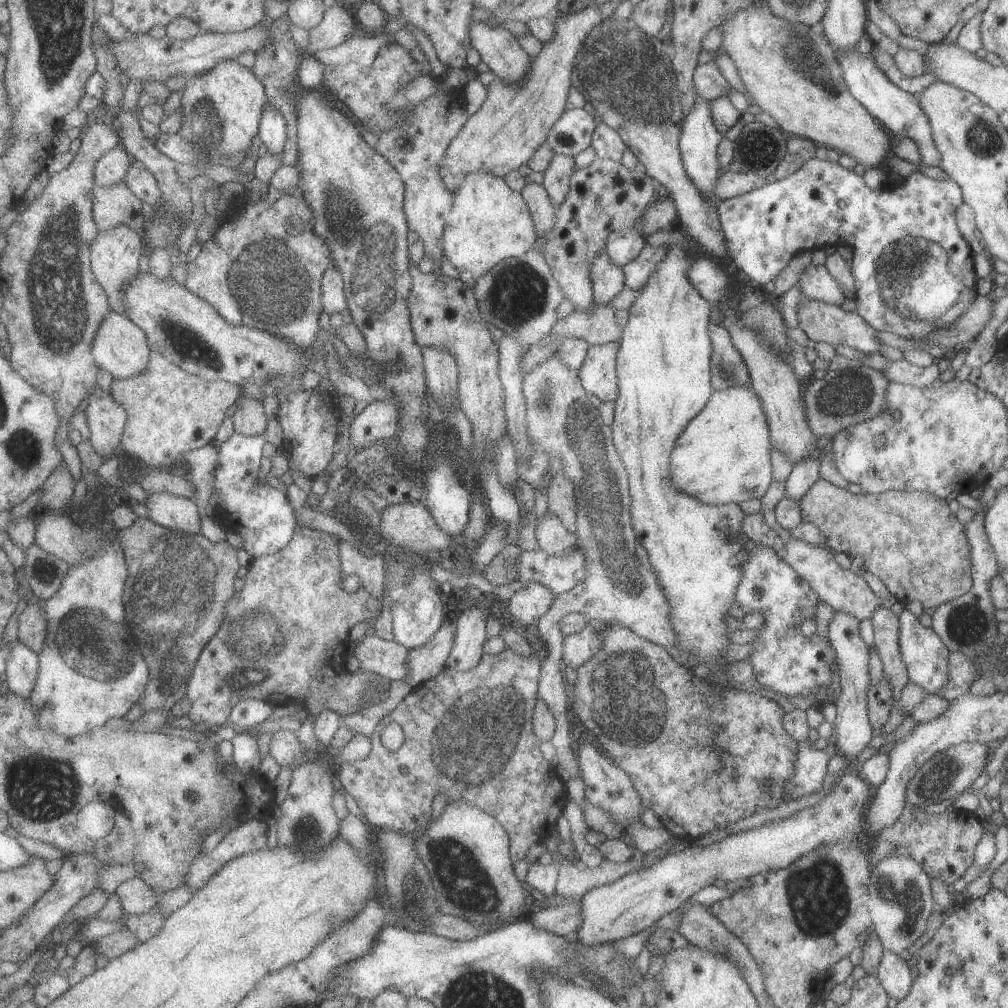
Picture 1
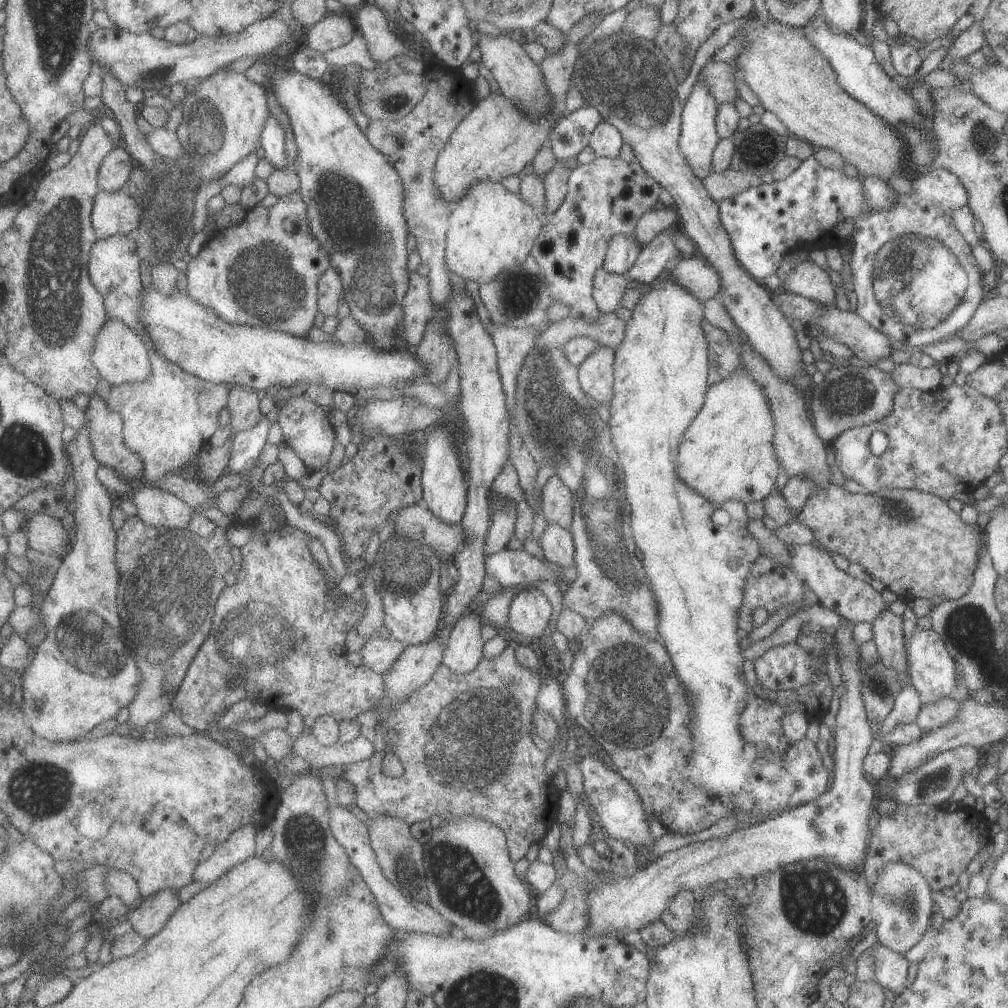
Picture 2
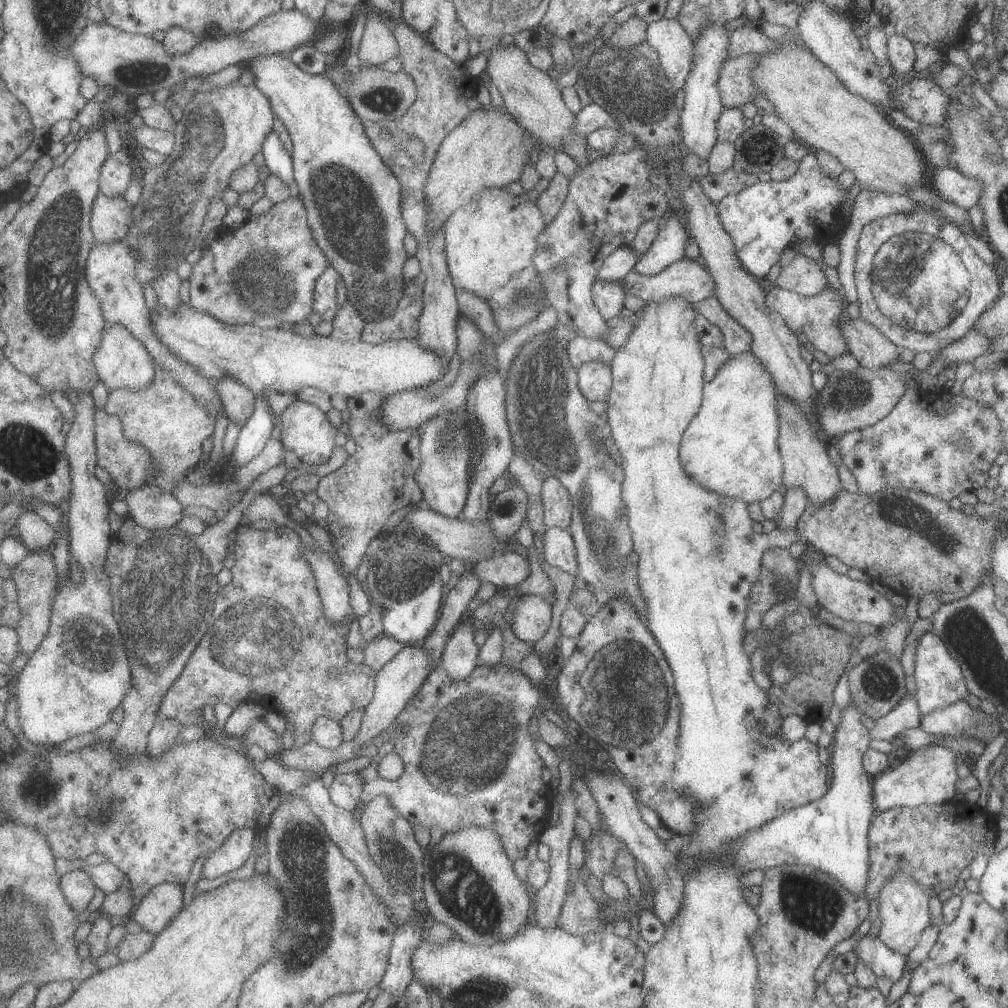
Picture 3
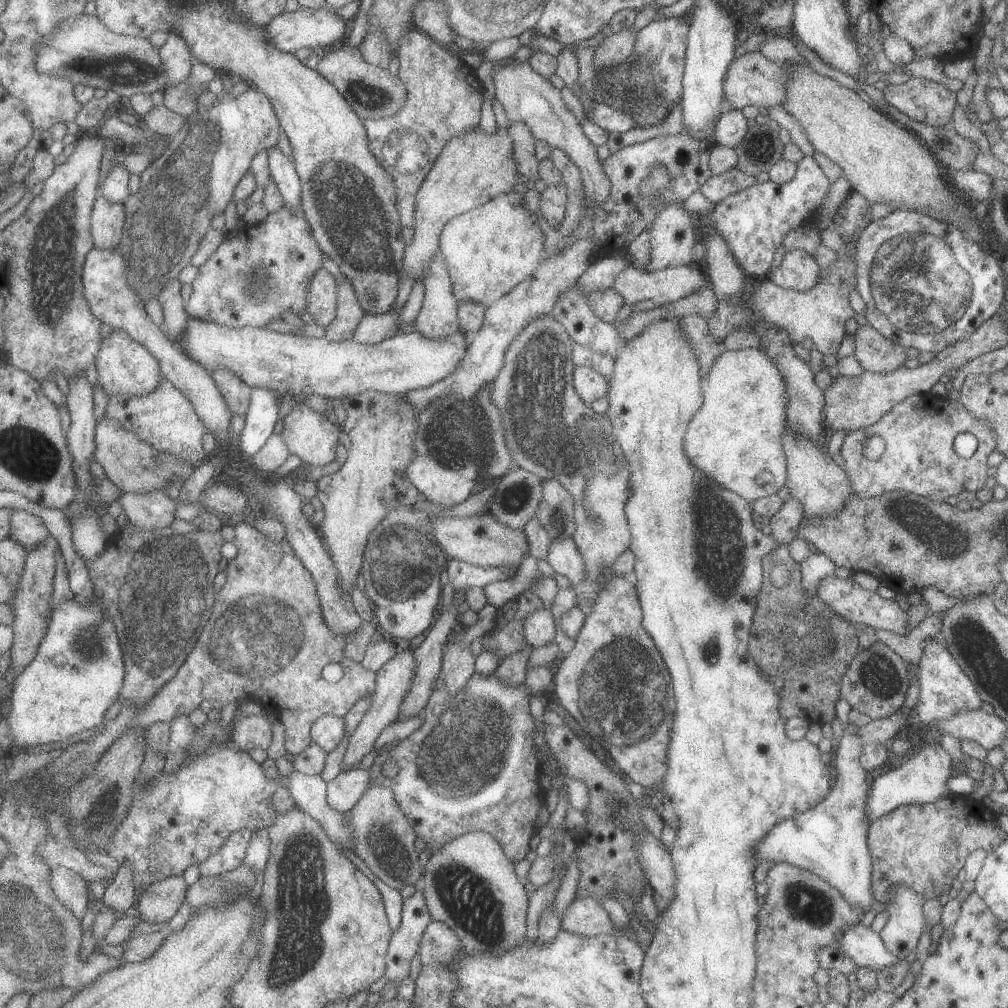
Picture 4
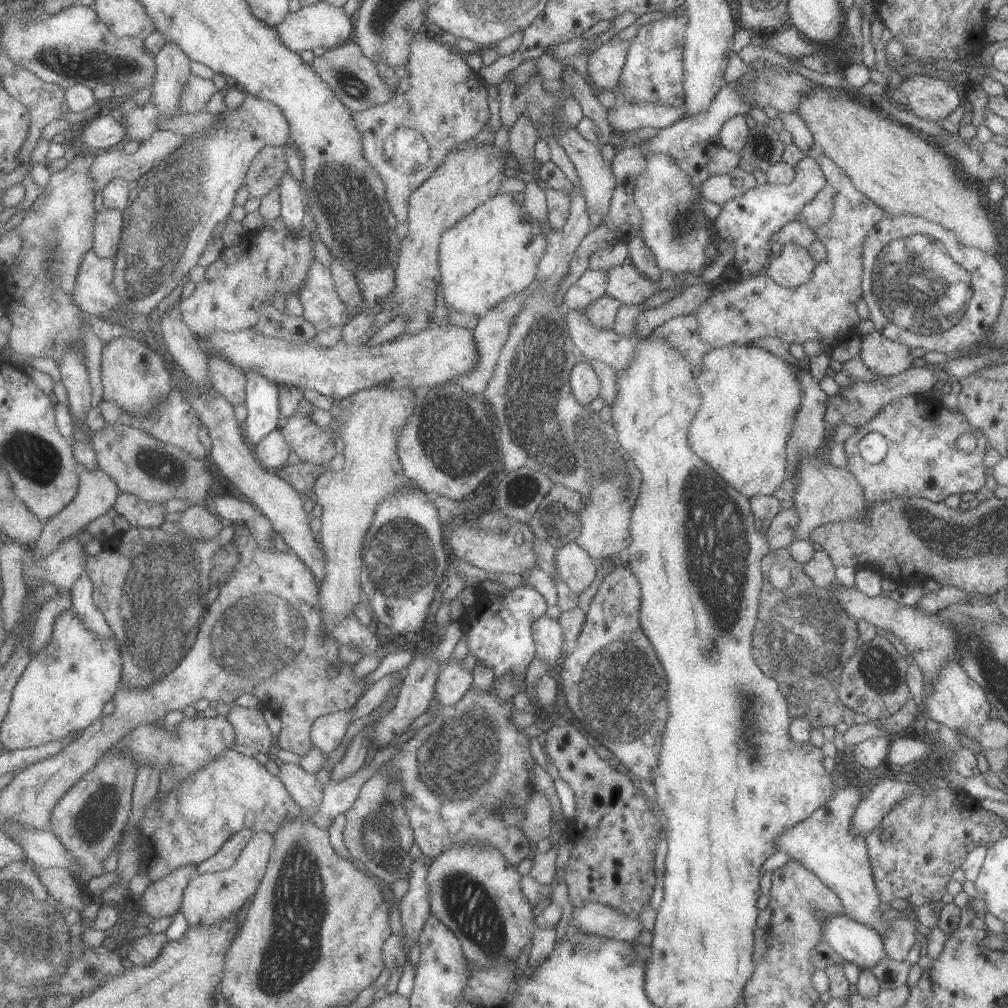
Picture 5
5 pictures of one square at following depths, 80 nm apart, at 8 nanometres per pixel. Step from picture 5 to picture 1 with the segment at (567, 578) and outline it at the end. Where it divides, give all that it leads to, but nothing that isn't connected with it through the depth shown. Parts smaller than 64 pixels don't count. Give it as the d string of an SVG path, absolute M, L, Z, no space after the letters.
M546 511L535 525L539 549L547 555L560 555L576 544L576 534L569 532L552 512Z

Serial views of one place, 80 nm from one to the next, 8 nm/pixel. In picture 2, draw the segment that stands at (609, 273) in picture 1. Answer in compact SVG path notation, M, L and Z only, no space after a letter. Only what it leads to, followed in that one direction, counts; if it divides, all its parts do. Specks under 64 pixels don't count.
M599 265L592 278L592 297L601 313L614 312L620 305L623 292L627 290L627 278L624 275L607 272Z

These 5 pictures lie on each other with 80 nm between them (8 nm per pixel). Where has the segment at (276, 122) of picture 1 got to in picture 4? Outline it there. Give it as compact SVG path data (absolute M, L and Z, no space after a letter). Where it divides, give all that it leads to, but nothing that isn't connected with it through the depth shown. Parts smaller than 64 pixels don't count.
M277 145L268 150L270 171L283 193L285 207L299 212L302 208L302 180L292 157L287 157Z

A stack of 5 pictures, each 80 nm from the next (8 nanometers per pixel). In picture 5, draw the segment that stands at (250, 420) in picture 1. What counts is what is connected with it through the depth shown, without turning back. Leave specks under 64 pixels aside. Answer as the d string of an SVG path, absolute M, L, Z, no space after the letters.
M209 355L210 380L213 386L231 403L246 405L248 378L231 361L219 355Z

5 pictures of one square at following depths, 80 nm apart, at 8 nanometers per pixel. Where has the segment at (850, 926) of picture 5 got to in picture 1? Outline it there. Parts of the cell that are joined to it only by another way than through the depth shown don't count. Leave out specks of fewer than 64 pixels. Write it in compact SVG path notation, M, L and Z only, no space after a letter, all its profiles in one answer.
M883 949L876 969L876 977L888 997L900 1001L907 996L912 980L910 968L905 961L902 961L895 953Z

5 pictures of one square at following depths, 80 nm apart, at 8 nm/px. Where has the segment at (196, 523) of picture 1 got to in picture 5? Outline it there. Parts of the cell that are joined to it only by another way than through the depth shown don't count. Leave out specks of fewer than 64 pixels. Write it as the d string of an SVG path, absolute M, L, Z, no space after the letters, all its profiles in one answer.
M121 492L115 510L122 514L130 526L150 529L159 528L167 518L167 508L163 501L144 501L133 493Z

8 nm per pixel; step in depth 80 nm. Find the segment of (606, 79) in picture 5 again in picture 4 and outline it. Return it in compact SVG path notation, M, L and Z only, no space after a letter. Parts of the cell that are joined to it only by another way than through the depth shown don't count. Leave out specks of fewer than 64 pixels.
M621 29L619 32L606 32L603 41L592 56L592 66L595 71L614 65L631 56L636 41L633 29Z

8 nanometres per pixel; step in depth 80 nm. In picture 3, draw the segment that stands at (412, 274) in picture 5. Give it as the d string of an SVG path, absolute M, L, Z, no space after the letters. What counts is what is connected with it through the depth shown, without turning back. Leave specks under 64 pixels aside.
M483 105L470 112L442 140L431 163L425 190L430 206L430 216L426 220L428 229L436 231L443 226L454 210L464 207L483 189L495 187L506 190L509 182L520 177L536 142L539 140L505 111L503 105L501 109Z

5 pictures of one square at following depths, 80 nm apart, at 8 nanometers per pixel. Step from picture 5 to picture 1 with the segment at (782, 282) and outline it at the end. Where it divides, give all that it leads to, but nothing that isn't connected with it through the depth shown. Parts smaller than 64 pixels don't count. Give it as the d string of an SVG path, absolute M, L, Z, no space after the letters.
M810 263L798 276L800 294L805 299L813 299L839 306L845 300L843 291L829 275L823 265Z

